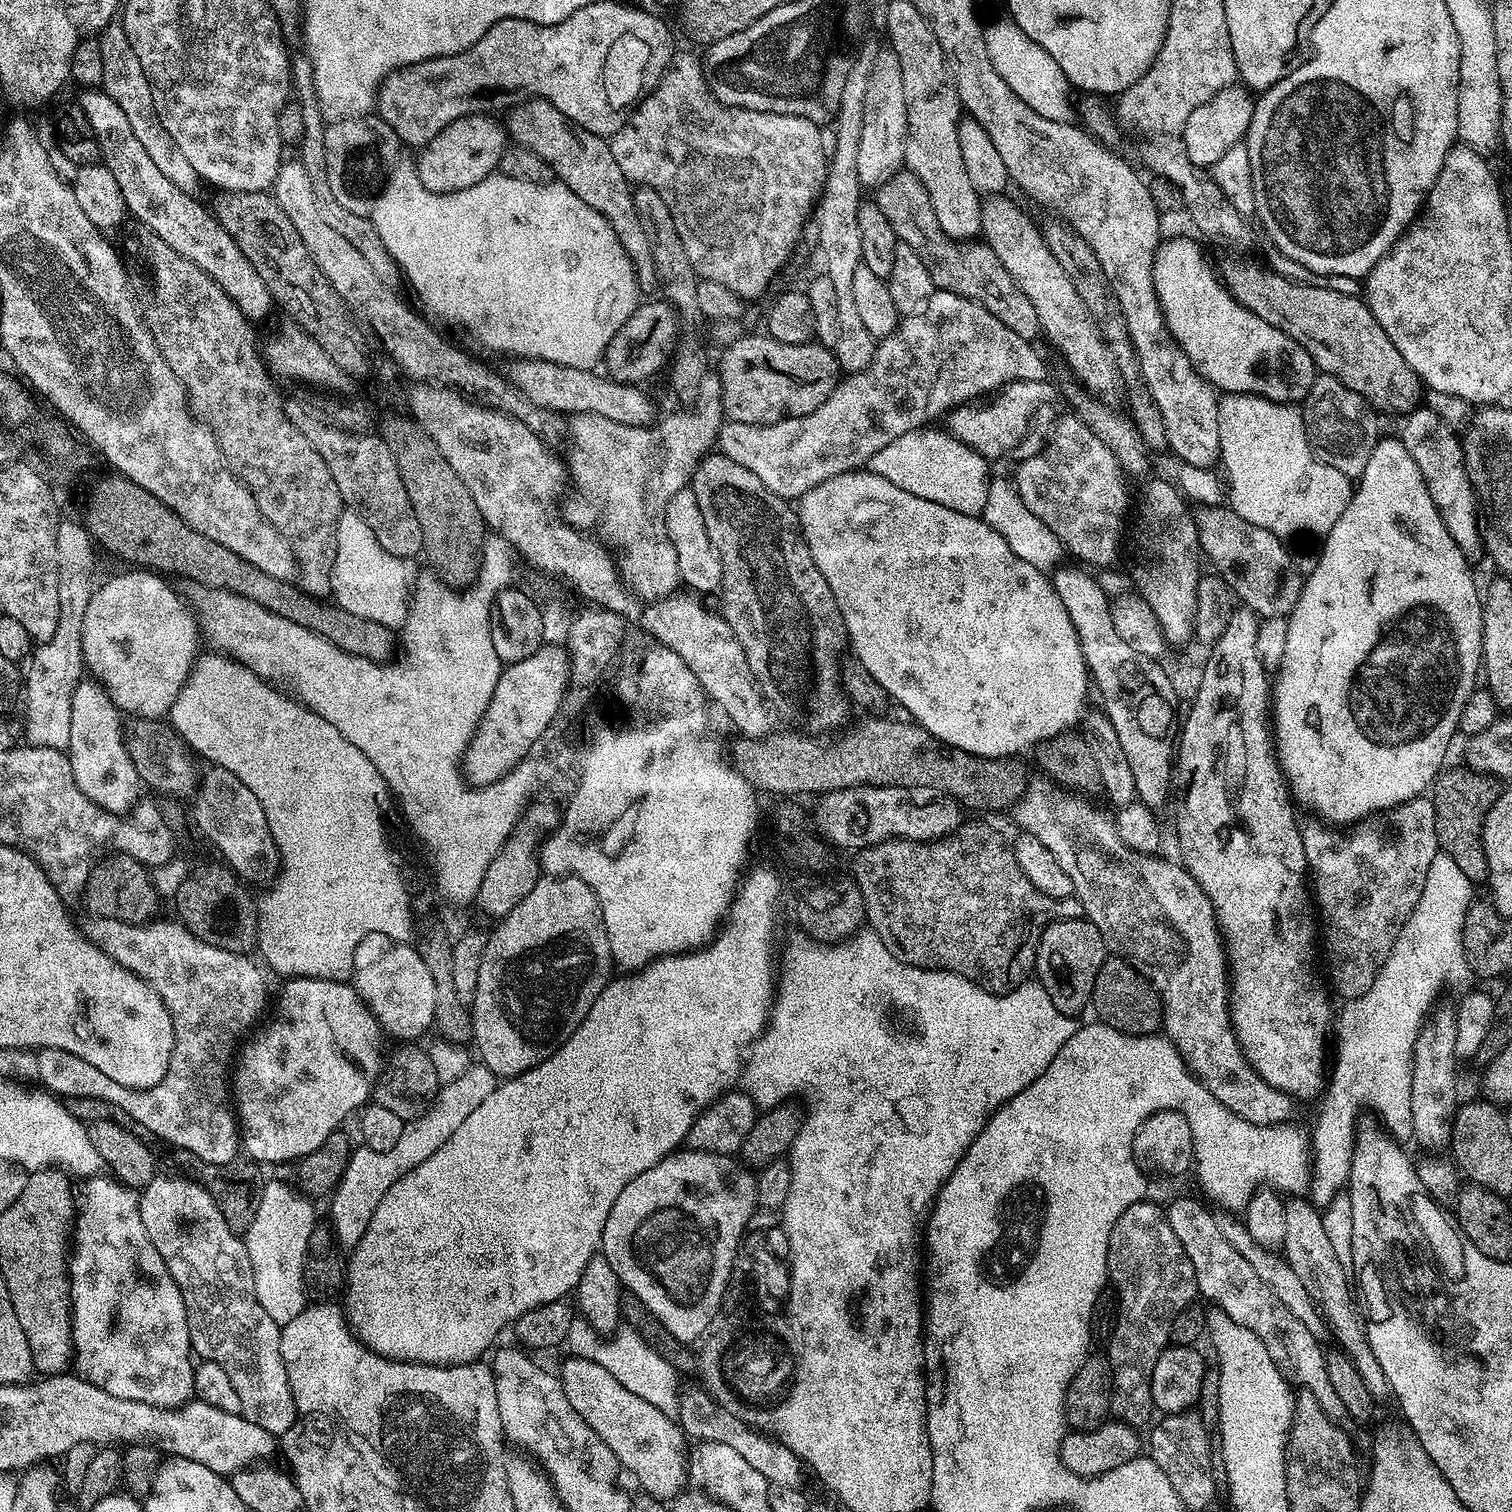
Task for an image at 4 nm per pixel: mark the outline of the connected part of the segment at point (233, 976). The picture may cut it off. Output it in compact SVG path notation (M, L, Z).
M93 915L91 919L82 924L82 931L88 940L110 954L110 958L148 981L148 985L162 998L174 1026L174 1050L170 1054L170 1066L158 1086L127 1088L106 1078L106 1074L102 1074L98 1066L90 1066L90 1062L66 1050L41 1048L36 1052L39 1083L57 1098L102 1098L102 1102L114 1102L114 1106L126 1110L126 1114L130 1114L134 1122L142 1122L146 1130L154 1130L157 1141L165 1140L166 1143L197 1156L204 1164L229 1164L237 1159L242 1148L238 1120L230 1103L230 1065L233 1063L238 1041L253 1027L251 1024L259 1018L260 1011L268 1000L268 988L260 973L261 965L255 959L252 961L251 955L222 950L218 946L202 942L189 928L174 920L157 919L143 924L127 924L118 922L116 918L97 915Z

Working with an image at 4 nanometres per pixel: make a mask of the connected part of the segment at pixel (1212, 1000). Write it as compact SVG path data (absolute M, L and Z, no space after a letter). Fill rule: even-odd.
M1026 794L1015 806L1014 815L1016 815L1017 829L1020 832L1034 834L1034 838L1038 838L1038 842L1042 842L1042 846L1046 846L1046 850L1050 850L1050 854L1054 854L1054 858L1058 858L1062 870L1066 870L1066 874L1070 874L1073 893L1081 906L1084 907L1084 916L1091 920L1094 926L1098 926L1098 930L1104 939L1105 949L1109 953L1121 956L1124 960L1129 960L1156 987L1156 992L1160 995L1160 1004L1164 1008L1163 1035L1167 1036L1172 1041L1173 1046L1178 1049L1184 1063L1188 1066L1189 1073L1195 1076L1206 1090L1210 1090L1210 1094L1214 1094L1214 1098L1218 1098L1218 1102L1222 1106L1226 1106L1226 1110L1230 1110L1235 1116L1242 1118L1246 1122L1273 1126L1291 1121L1293 1119L1293 1097L1287 1096L1285 1092L1278 1090L1274 1086L1270 1086L1270 1082L1266 1082L1256 1073L1254 1066L1250 1066L1250 1062L1245 1058L1236 1037L1236 1032L1232 1029L1232 1013L1230 1011L1230 956L1226 951L1226 940L1222 935L1222 929L1216 921L1216 912L1212 908L1210 898L1206 898L1202 886L1198 886L1198 882L1194 882L1191 874L1179 863L1171 864L1168 860L1159 860L1161 858L1159 855L1135 852L1132 848L1127 848L1121 842L1121 839L1118 838L1113 817L1091 808L1088 805L1091 803L1087 799L1077 798L1072 794L1062 794L1064 796L1032 795Z

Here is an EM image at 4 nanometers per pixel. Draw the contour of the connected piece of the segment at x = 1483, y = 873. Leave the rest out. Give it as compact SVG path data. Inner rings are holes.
M1471 770L1464 772L1441 771L1430 799L1436 811L1436 833L1440 843L1439 851L1445 852L1470 878L1473 886L1488 884L1488 859L1484 849L1484 823L1500 796L1502 788L1493 777L1481 776Z

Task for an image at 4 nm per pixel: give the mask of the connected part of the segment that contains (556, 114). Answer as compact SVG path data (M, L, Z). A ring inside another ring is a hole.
M525 100L523 104L515 105L507 116L506 131L509 137L519 147L534 150L538 158L542 158L552 167L553 177L559 183L578 194L578 198L582 198L582 202L586 202L590 210L598 210L598 214L606 218L618 242L622 242L622 250L626 250L630 258L637 288L641 293L651 293L648 291L652 287L655 289L658 284L652 243L642 226L640 212L634 206L633 185L622 174L622 166L618 166L614 159L611 143L603 136L590 134L590 130L582 130L582 126L570 122L566 114L562 114L545 100Z

